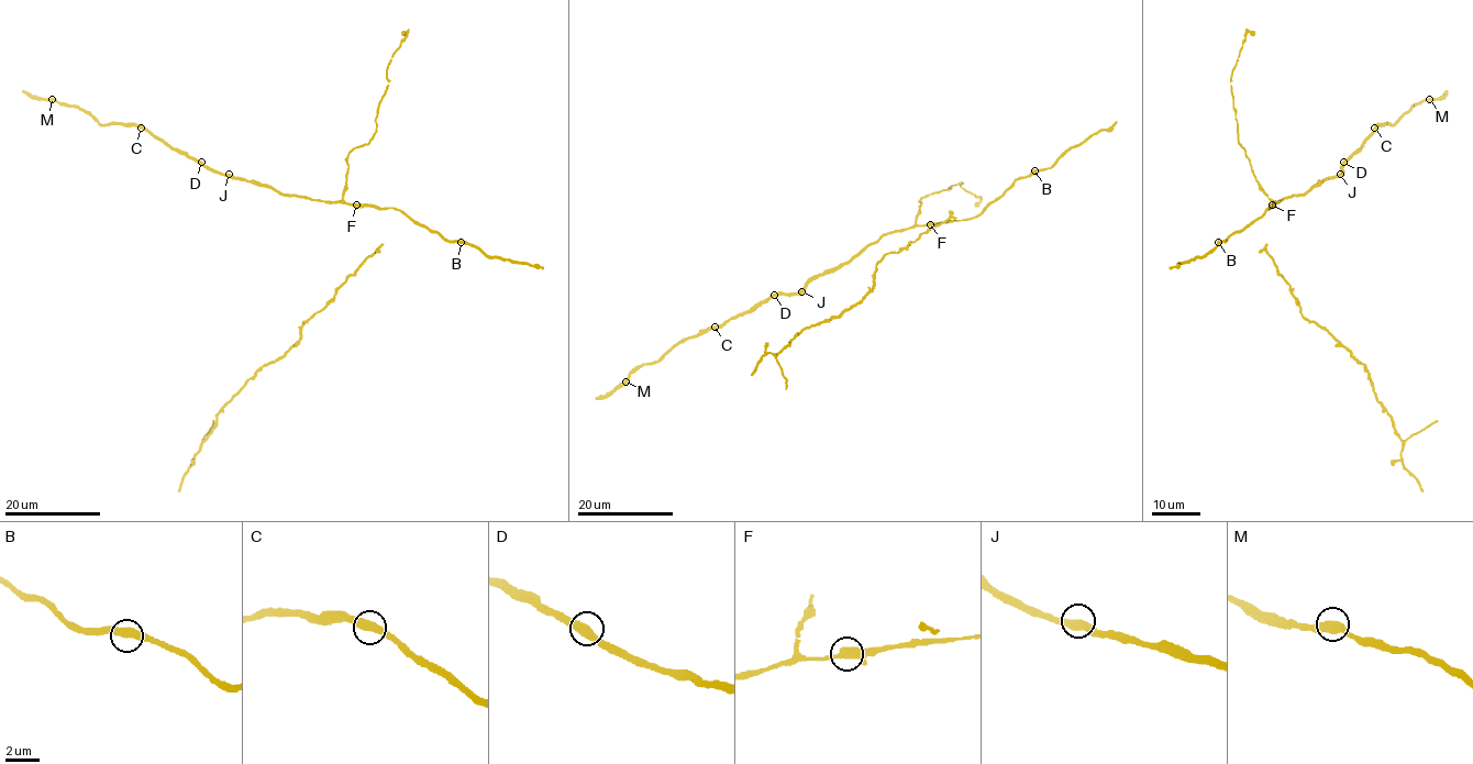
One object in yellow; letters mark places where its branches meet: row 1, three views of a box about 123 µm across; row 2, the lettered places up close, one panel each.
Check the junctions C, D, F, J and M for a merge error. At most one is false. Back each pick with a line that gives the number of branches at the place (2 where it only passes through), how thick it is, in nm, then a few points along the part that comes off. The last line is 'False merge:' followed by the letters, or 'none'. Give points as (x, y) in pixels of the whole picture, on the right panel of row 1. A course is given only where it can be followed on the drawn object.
False merge: none

